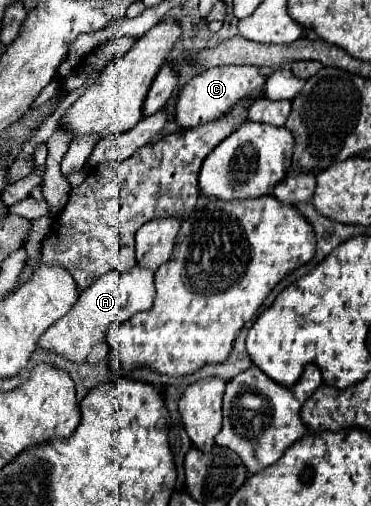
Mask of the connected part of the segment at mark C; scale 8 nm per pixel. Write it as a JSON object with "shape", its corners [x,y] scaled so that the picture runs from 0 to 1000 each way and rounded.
{"shape":[[[606,128],[606,132],[569,132],[547,144],[526,148],[493,176],[482,180],[482,196],[472,208],[472,231],[488,251],[531,251],[542,243],[580,239],[585,231],[606,227],[644,196],[698,180],[714,164],[714,152],[698,148],[687,132],[650,132],[650,128]]]}

